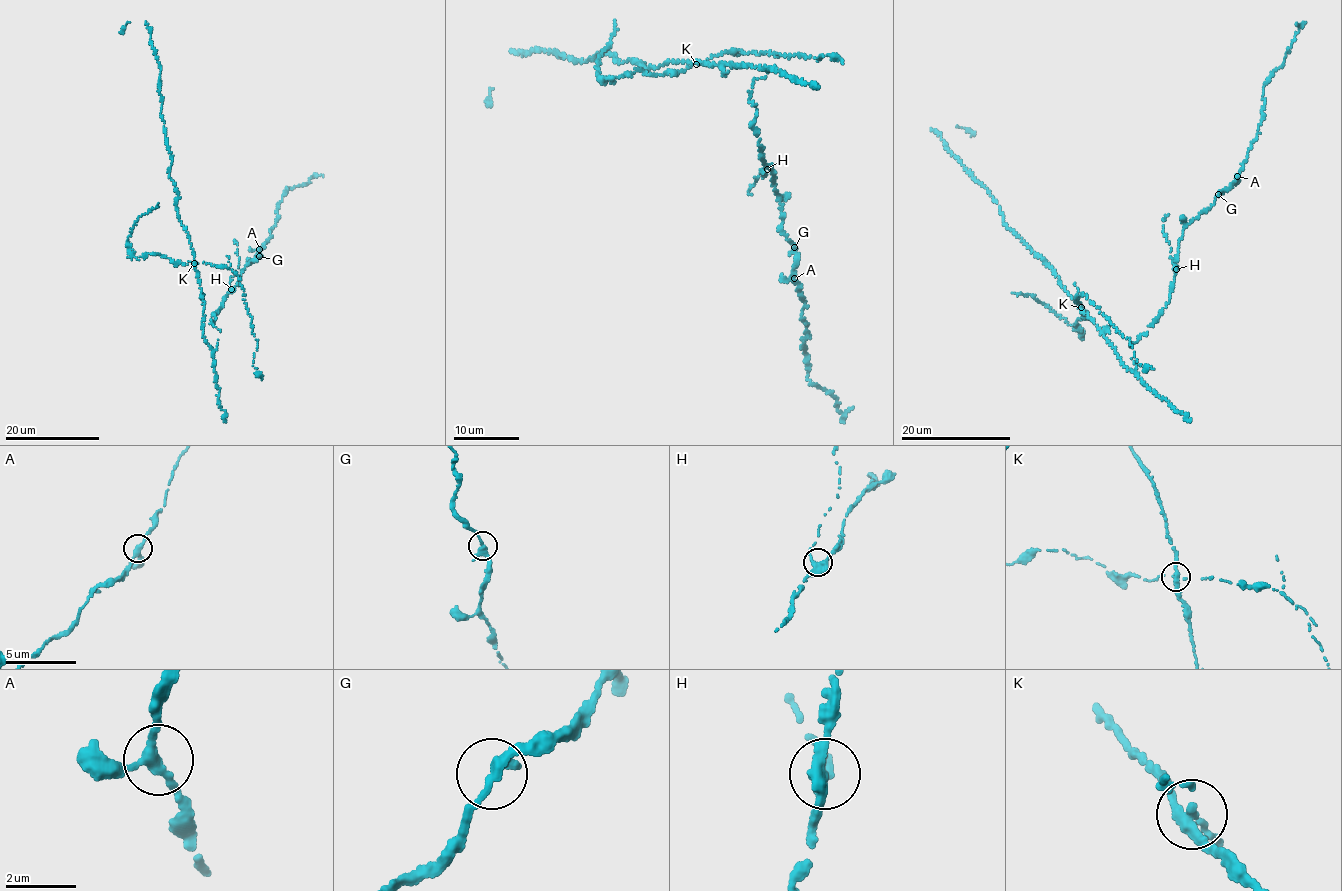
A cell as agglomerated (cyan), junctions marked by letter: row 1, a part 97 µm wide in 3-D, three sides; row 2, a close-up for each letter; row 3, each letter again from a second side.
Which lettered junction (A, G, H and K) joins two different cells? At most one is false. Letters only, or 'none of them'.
K

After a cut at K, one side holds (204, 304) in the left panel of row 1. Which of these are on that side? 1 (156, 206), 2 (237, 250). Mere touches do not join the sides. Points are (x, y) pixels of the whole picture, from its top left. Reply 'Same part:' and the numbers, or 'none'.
Same part: 2

